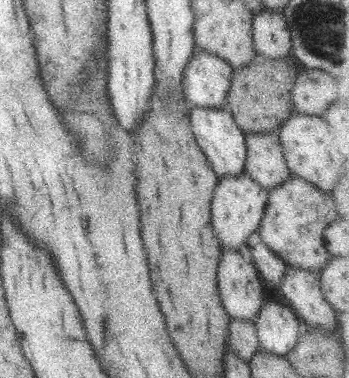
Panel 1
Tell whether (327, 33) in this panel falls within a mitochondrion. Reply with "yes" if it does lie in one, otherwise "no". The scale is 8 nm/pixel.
yes

